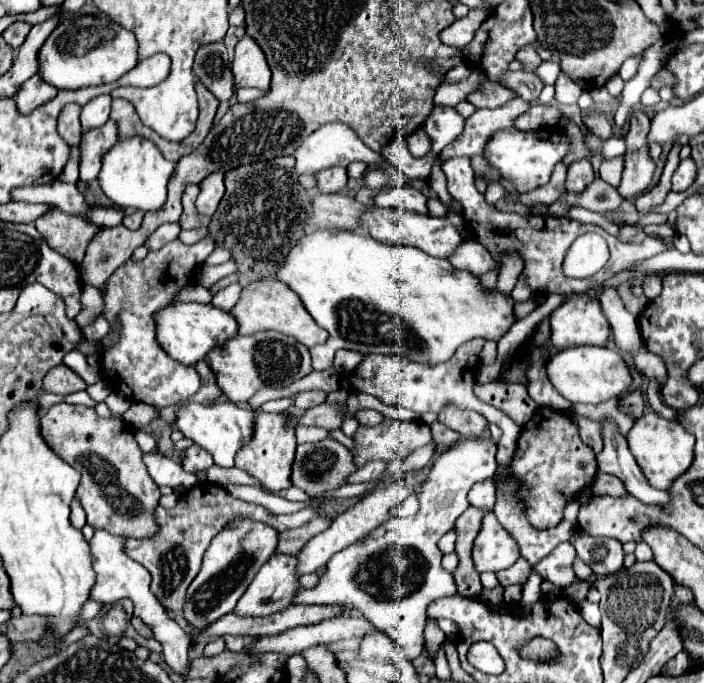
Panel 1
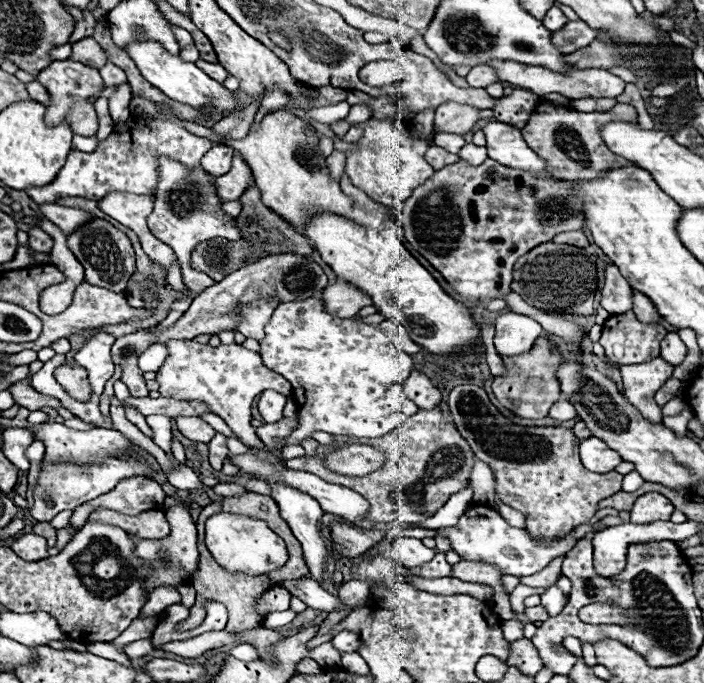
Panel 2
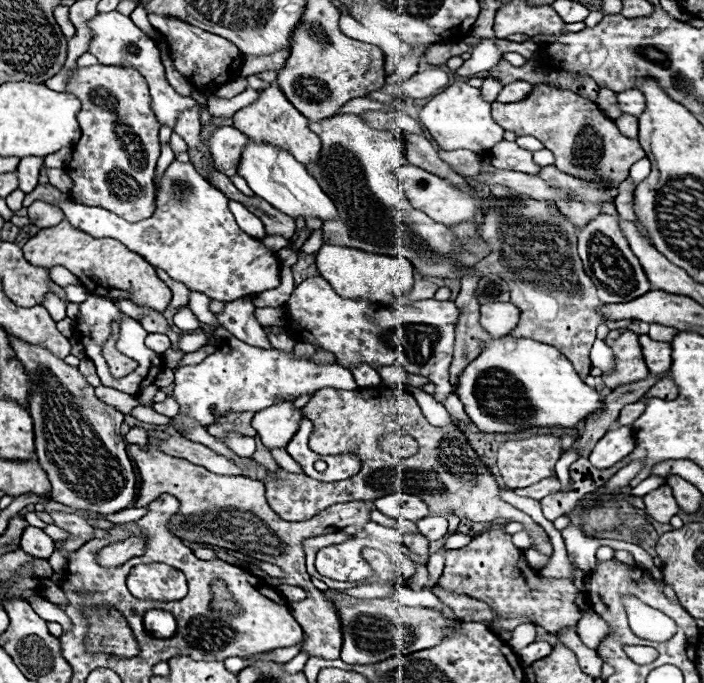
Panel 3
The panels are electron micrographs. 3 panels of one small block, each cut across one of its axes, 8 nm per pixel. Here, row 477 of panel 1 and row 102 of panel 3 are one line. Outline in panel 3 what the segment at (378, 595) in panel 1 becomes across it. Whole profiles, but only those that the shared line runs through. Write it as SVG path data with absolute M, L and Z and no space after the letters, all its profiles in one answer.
M456 82L430 98L430 102L420 110L420 122L442 150L466 148L476 154L484 154L492 148L492 144L503 140L505 132L494 122L490 106L492 104L482 98L478 88L472 88L468 82Z

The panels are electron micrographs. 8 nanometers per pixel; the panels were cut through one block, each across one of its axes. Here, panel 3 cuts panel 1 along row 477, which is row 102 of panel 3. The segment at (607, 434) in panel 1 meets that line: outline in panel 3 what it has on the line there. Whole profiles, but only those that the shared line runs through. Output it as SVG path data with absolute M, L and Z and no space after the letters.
M630 88L630 90L624 90L624 92L616 92L616 100L618 100L618 106L620 106L620 110L624 114L638 116L646 108L644 94L640 90L636 90L636 88Z

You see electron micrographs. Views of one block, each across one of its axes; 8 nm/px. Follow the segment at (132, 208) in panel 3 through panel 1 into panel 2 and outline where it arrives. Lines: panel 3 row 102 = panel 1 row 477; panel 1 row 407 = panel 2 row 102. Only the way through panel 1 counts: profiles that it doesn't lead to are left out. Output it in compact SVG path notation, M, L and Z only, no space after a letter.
M56 60L38 74L38 82L48 88L50 98L52 98L52 104L46 110L46 122L48 124L58 124L58 122L66 120L74 134L82 134L82 136L96 134L98 118L96 118L94 106L90 102L86 102L90 96L100 92L104 86L96 68L90 68L86 64L72 62L72 60Z

